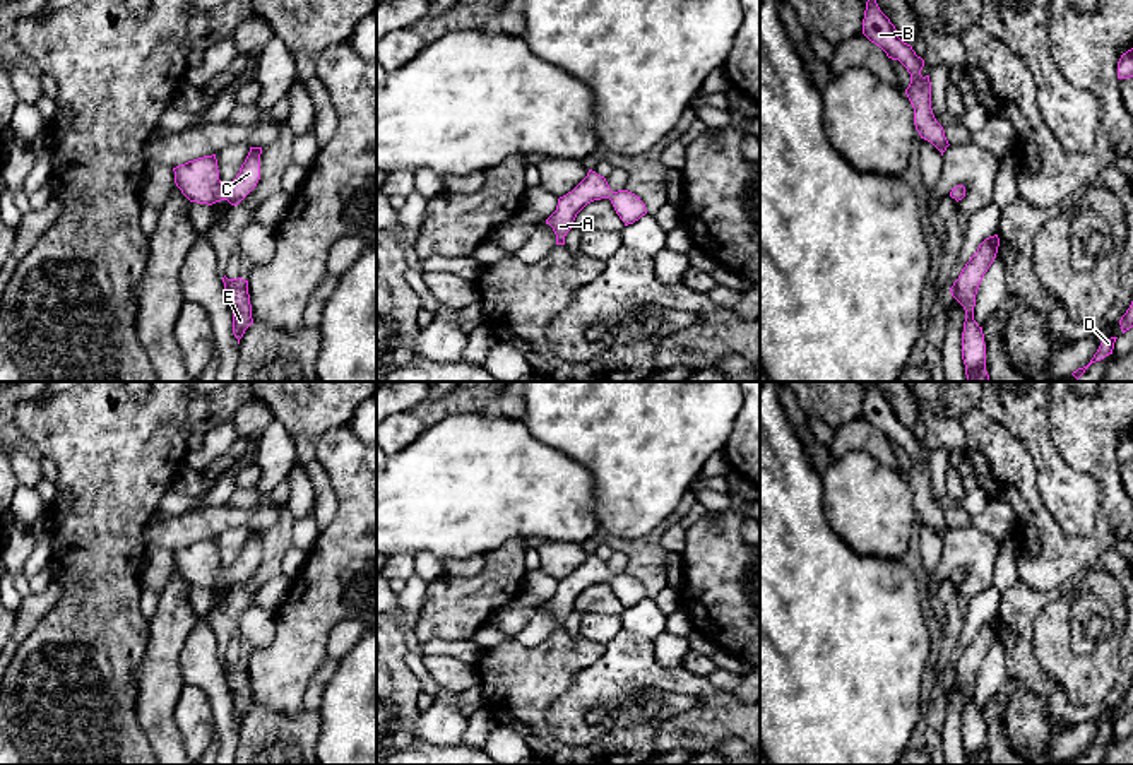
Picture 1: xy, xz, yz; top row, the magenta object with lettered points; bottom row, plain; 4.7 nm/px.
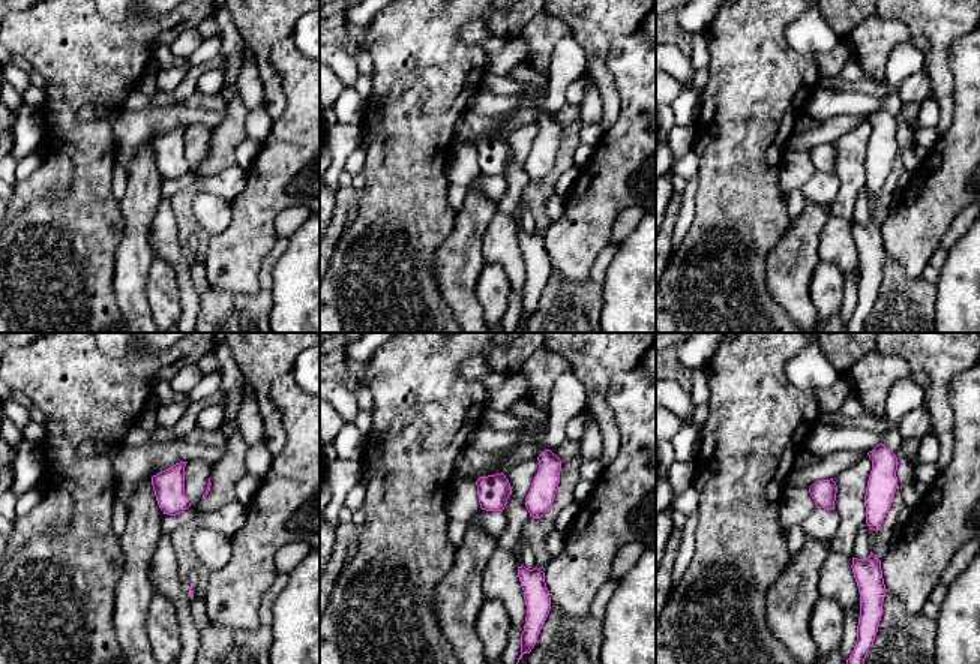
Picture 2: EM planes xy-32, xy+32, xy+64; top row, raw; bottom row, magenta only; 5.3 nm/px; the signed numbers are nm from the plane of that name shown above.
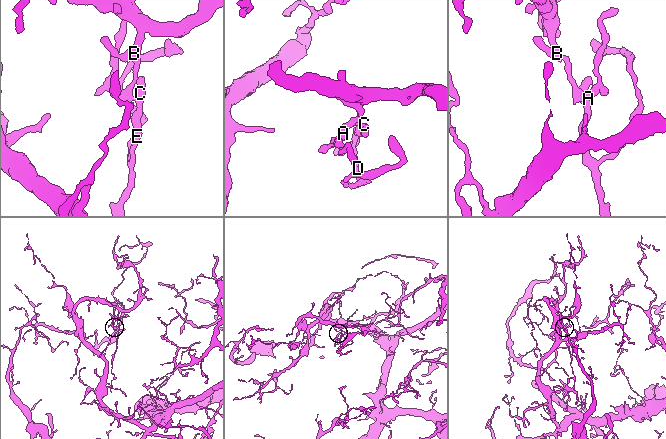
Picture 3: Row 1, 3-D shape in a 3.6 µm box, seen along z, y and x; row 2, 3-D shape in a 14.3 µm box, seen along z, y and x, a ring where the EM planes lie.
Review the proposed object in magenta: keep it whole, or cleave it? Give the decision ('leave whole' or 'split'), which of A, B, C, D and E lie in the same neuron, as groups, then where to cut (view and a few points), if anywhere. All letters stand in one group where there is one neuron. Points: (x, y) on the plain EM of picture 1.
leave whole; A B C D E; no cut

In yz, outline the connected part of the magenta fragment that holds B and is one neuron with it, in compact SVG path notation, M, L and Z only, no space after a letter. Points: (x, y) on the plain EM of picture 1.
M875 382L866 385L863 418L871 426L880 430L888 442L899 443L911 457L911 467L905 472L905 477L914 491L916 513L919 515L921 522L931 525L943 539L950 527L945 520L943 510L936 505L931 493L929 459L921 459L924 443L916 438L911 428L899 421L895 409L880 394Z

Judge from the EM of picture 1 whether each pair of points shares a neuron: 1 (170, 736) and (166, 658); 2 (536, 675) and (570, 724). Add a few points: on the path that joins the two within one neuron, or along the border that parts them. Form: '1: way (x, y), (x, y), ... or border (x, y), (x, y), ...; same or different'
1: way (161, 717), (161, 676); same
2: border (579, 670), (548, 711), (548, 726), (558, 741); different

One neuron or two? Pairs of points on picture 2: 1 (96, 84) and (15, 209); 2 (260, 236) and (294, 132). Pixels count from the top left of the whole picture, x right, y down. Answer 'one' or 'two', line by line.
1: two
2: one

